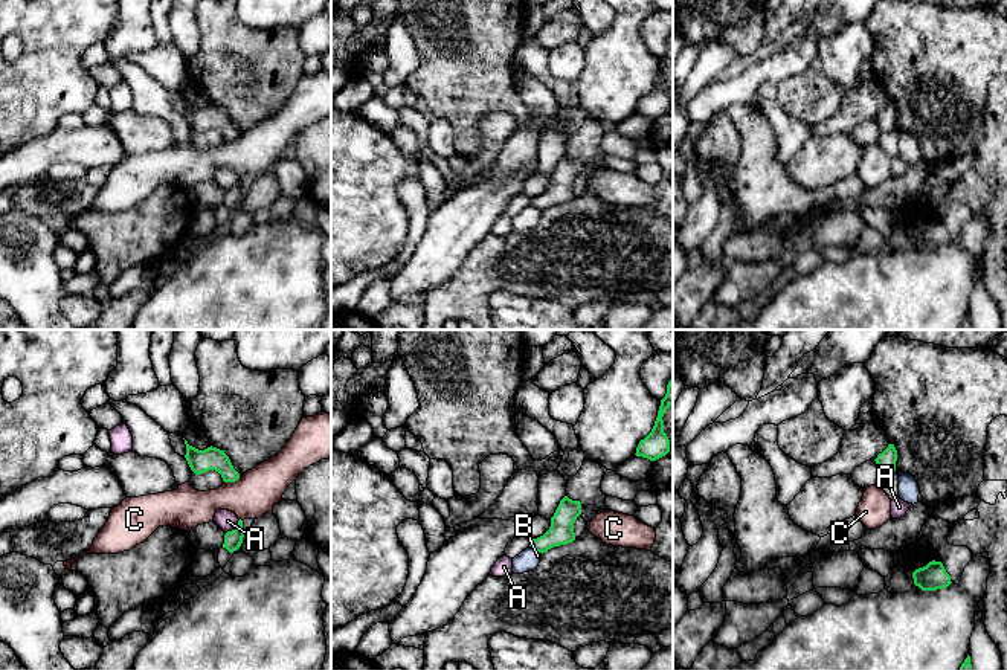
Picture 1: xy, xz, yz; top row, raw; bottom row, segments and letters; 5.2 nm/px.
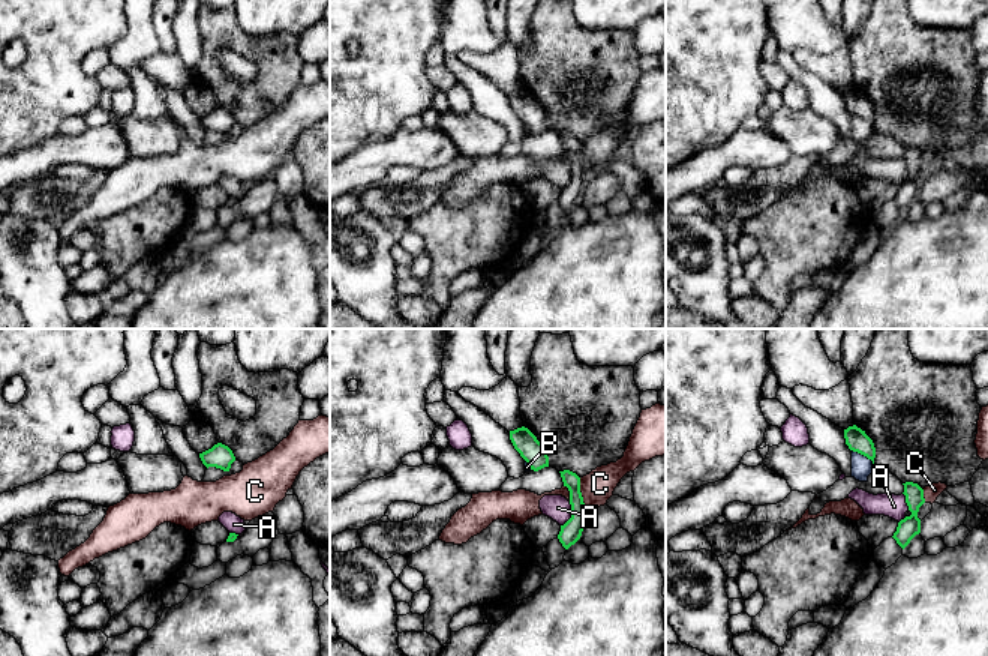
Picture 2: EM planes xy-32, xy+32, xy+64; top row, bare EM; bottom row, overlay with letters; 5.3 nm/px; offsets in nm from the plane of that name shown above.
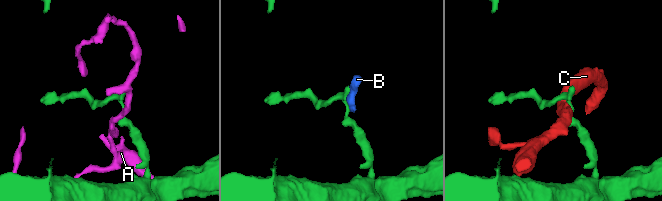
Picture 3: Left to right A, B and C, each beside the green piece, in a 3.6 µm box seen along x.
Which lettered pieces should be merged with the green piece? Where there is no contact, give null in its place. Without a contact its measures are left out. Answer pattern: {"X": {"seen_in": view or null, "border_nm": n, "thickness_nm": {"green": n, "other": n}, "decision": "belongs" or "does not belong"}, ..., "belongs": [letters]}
{"A": {"seen_in": "xy", "border_nm": 110, "thickness_nm": {"green": 100, "other": 110}, "decision": "does not belong"}, "B": {"seen_in": "xz", "border_nm": 80, "thickness_nm": {"green": 130, "other": 110}, "decision": "does not belong"}, "C": {"seen_in": "xy", "border_nm": 100, "thickness_nm": {"green": 120, "other": 240}, "decision": "does not belong"}, "belongs": []}

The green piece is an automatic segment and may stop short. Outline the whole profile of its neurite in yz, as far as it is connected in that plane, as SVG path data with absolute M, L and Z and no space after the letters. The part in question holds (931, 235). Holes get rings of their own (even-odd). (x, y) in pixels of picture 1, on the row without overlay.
M929 220L926 224L919 226L912 230L914 243L922 249L937 249L947 246L951 234L946 230L941 220Z

